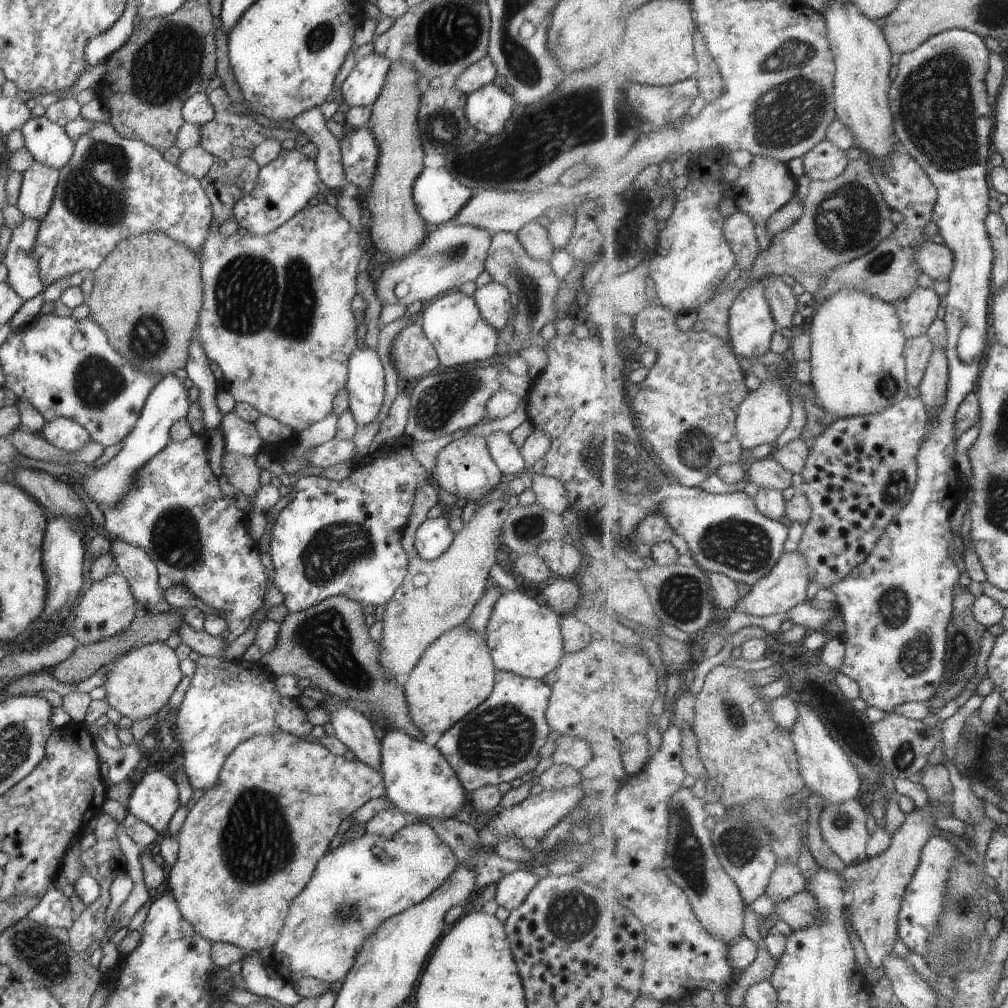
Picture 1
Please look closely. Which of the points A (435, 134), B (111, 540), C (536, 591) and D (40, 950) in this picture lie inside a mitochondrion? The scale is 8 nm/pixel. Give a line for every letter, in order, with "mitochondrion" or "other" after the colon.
A: mitochondrion
B: other
C: other
D: mitochondrion

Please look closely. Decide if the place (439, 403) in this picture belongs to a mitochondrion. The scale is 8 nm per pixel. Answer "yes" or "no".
yes

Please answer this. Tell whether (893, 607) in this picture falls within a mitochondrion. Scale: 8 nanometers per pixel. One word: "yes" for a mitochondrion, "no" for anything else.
yes

